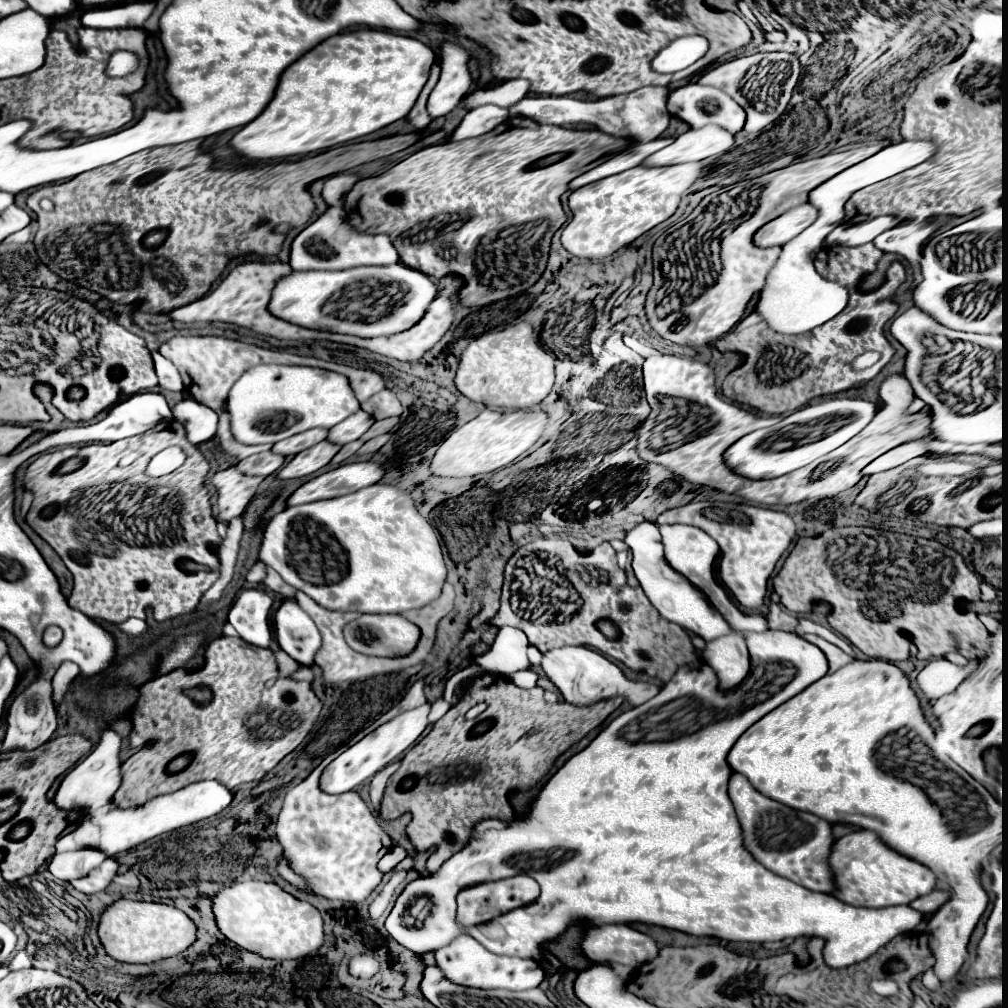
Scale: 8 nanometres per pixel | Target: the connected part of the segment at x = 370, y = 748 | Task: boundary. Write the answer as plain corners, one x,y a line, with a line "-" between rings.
426,703
426,705
418,707
418,709
400,713
398,717
394,717
392,721
380,725
374,733
366,735
362,741
352,745
348,751
344,751
338,759
334,759
326,767
326,771
322,773
322,789
326,793
348,793
348,791
356,789
358,785
370,781
386,765
398,761
406,751
410,751
410,747
414,747
420,741
426,727
430,725
428,711
430,711
430,705

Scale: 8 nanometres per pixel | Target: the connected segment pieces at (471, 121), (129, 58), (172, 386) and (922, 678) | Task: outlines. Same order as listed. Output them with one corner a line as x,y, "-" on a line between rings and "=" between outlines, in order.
498,105
476,107
476,109
466,113
462,123
450,135
450,141
462,141
462,139
484,135
484,133
492,131
496,125
500,125
506,119
508,119
508,109
502,109
=
116,51
108,63
108,75
126,75
136,69
138,57
128,51
=
154,351
152,357
154,357
154,365
156,365
156,375
160,379
160,387
164,387
168,391
184,391
184,383
182,383
182,377
180,377
176,365
170,359
166,361
158,353
160,351
=
942,657
930,661
918,675
918,687
934,701
940,699
942,695
952,693
960,683
962,683
962,671
964,671
964,679
972,673
972,665
970,667
958,667

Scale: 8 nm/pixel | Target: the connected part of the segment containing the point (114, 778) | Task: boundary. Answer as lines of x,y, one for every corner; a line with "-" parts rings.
104,731
100,743
94,747
94,751
90,755
86,755
86,759
80,759
70,773
64,777
54,803
60,809
80,809
80,811
92,811
98,809
102,805
112,803
114,793
118,791
118,787
122,785
122,761
120,761
120,735
116,731

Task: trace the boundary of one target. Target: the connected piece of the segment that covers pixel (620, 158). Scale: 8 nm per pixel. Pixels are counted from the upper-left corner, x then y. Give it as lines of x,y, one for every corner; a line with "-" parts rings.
654,139
654,141
648,141
648,143
636,143
616,155
612,155
608,161
592,167
590,171
578,175
576,179
572,179
570,183
570,191
574,189
580,189
592,181
598,181
602,177
610,177
610,175
616,175
616,173
622,173
626,169
632,169
634,165
640,165
648,155
656,153
658,149
670,145
674,139

